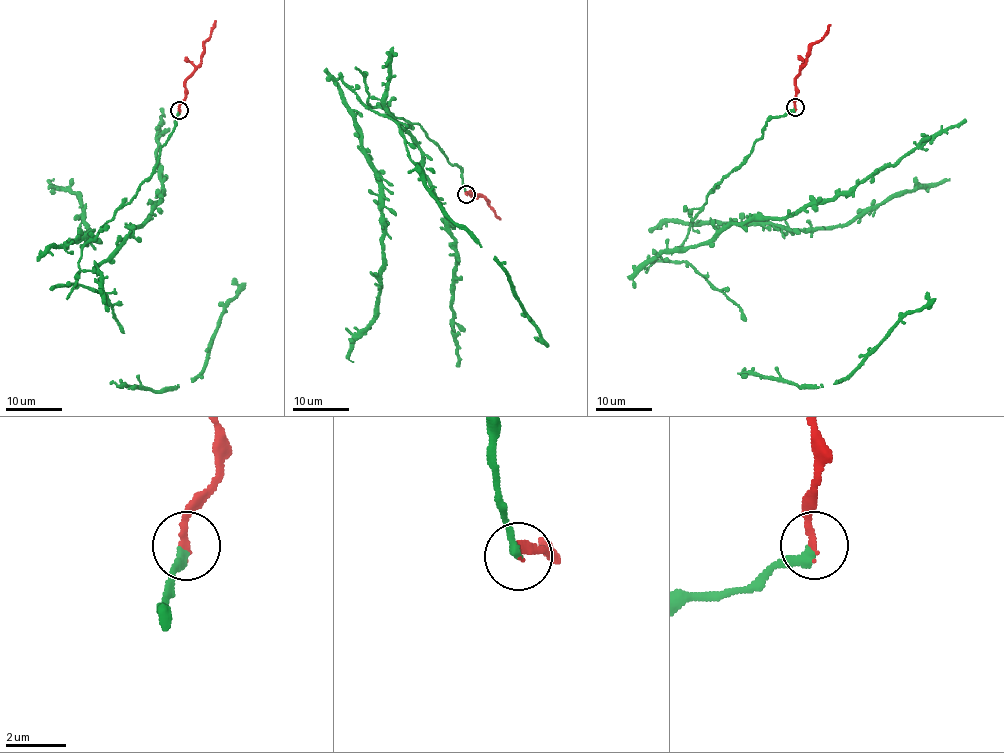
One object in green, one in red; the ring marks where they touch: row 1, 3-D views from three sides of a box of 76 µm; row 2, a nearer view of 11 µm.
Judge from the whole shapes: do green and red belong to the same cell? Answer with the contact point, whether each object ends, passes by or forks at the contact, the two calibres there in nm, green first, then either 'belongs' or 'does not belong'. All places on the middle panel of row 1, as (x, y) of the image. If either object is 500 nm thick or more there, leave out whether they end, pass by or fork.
at (466, 194); green ends there; red ends there; 300 nm thick on the green side, 220 nm on the other; belongs

